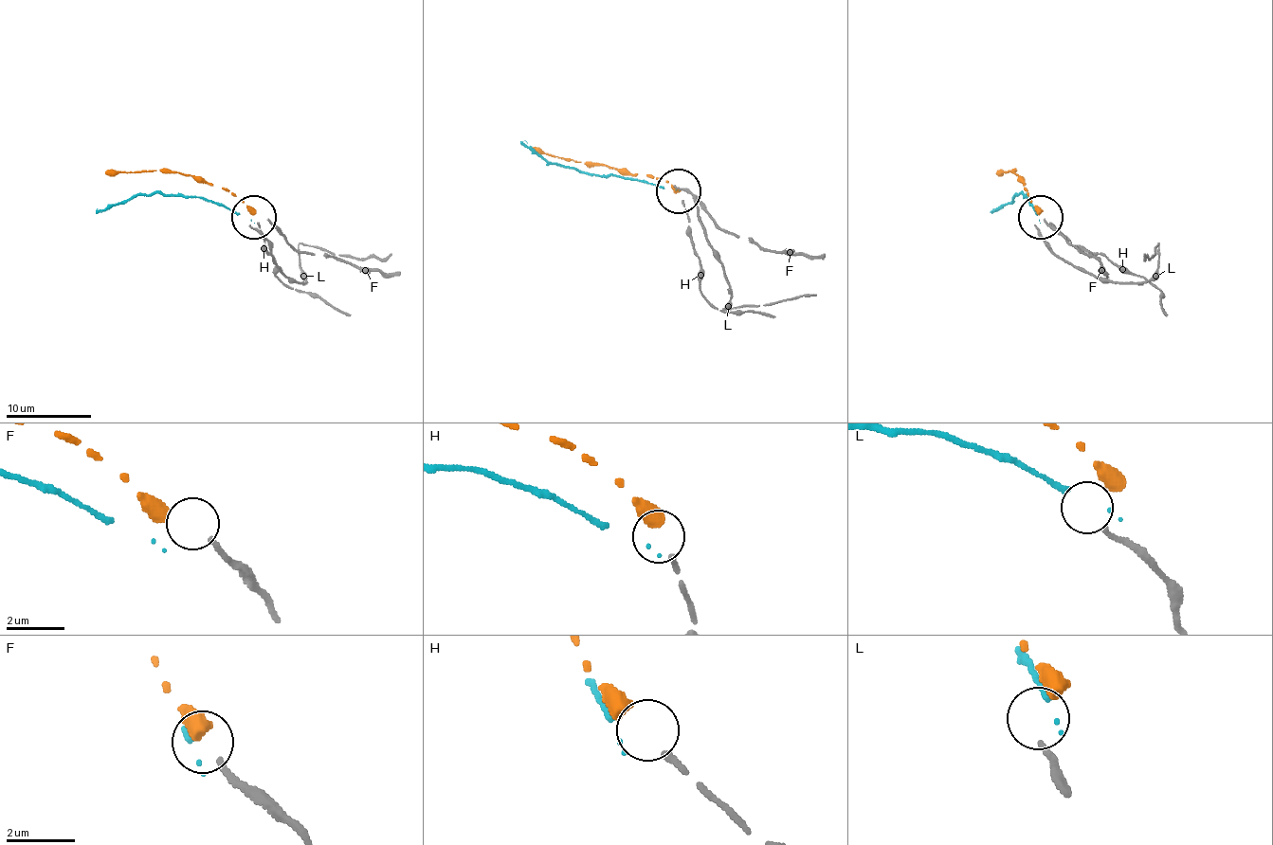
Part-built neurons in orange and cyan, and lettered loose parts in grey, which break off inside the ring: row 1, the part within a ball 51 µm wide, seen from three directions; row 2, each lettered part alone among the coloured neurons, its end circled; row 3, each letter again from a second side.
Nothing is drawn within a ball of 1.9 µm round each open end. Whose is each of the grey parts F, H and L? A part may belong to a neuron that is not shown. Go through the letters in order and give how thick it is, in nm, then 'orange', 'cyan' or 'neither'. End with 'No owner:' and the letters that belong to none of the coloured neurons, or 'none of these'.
F: 180 nm | neither
H: 190 nm | orange
L: 150 nm | neither
No owner: F, L

